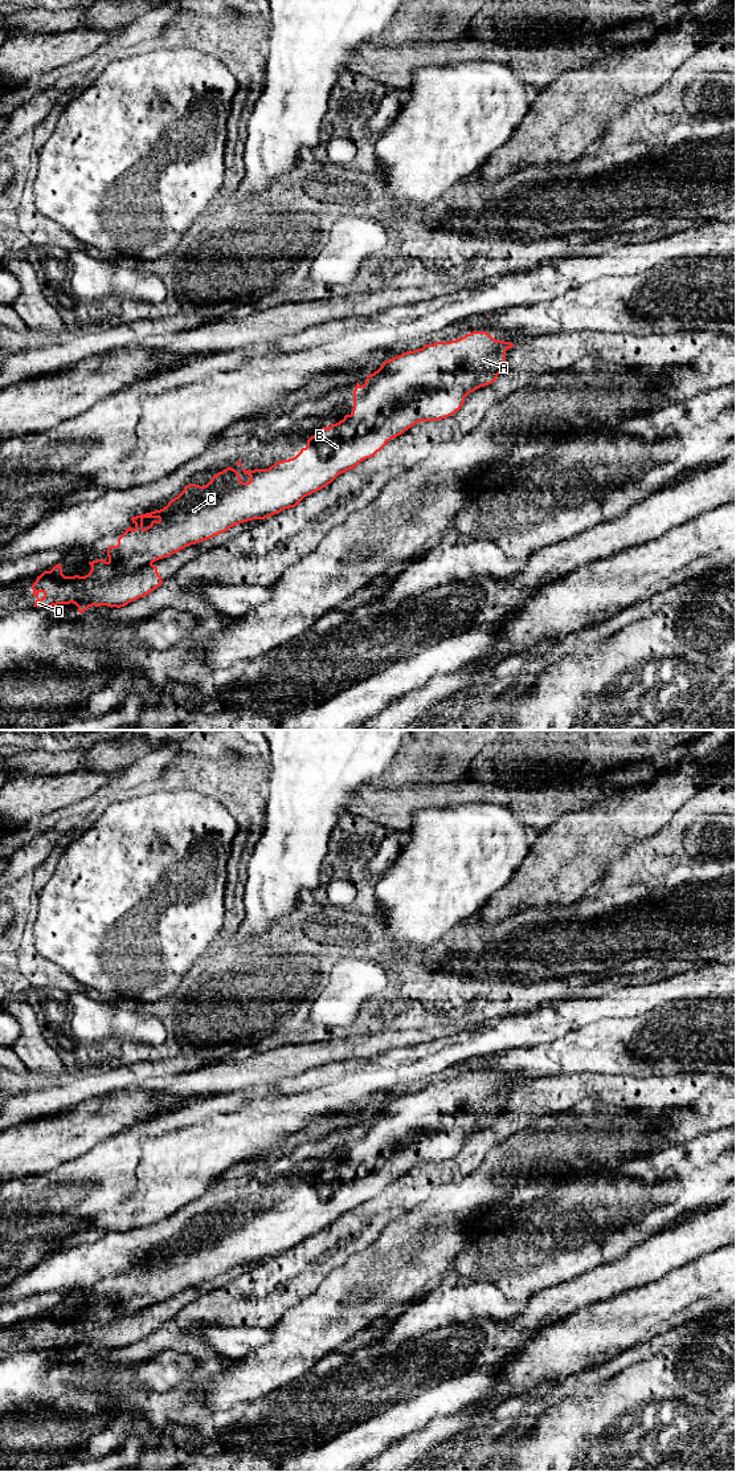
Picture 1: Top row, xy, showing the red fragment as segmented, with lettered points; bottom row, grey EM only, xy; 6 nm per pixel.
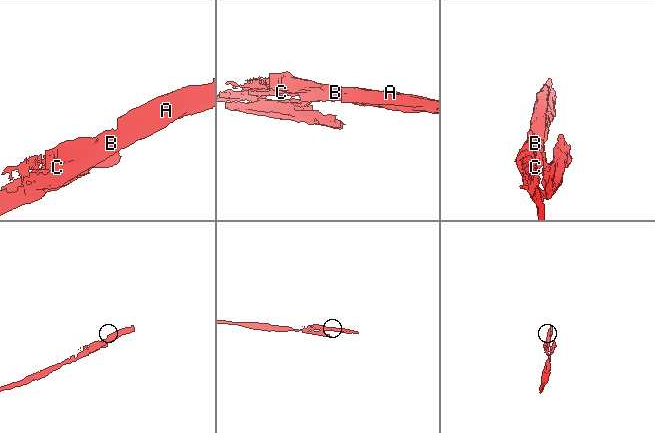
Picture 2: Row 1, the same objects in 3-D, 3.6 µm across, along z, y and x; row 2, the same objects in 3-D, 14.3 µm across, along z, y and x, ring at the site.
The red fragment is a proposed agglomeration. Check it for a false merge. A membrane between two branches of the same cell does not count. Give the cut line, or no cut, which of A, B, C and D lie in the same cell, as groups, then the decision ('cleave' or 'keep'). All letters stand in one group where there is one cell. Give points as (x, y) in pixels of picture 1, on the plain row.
xy (109, 1303), (126, 1312), (137, 1312), (151, 1307) | A B C / D | cleave

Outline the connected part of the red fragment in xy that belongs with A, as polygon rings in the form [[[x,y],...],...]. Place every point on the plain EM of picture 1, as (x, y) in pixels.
[[[473,1073],[459,1081],[425,1086],[385,1102],[377,1113],[367,1118],[363,1128],[356,1125],[352,1155],[328,1170],[323,1169],[307,1182],[307,1188],[295,1199],[278,1203],[269,1211],[242,1210],[250,1220],[249,1224],[242,1224],[238,1214],[229,1208],[214,1216],[204,1228],[187,1227],[163,1251],[132,1259],[135,1269],[126,1271],[116,1288],[107,1289],[109,1304],[126,1313],[135,1313],[187,1288],[225,1275],[236,1267],[265,1261],[295,1249],[304,1239],[373,1199],[388,1183],[417,1165],[454,1157],[470,1134],[494,1125],[498,1117],[508,1110],[506,1093],[512,1089],[514,1085],[496,1082],[486,1073]]]

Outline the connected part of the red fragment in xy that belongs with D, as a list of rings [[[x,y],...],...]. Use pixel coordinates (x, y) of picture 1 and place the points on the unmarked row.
[[[103,1301],[89,1306],[91,1312],[85,1318],[65,1318],[60,1305],[44,1313],[32,1326],[33,1338],[37,1340],[33,1349],[73,1345],[79,1355],[93,1347],[120,1350],[163,1326],[155,1306],[135,1313],[126,1313]]]

